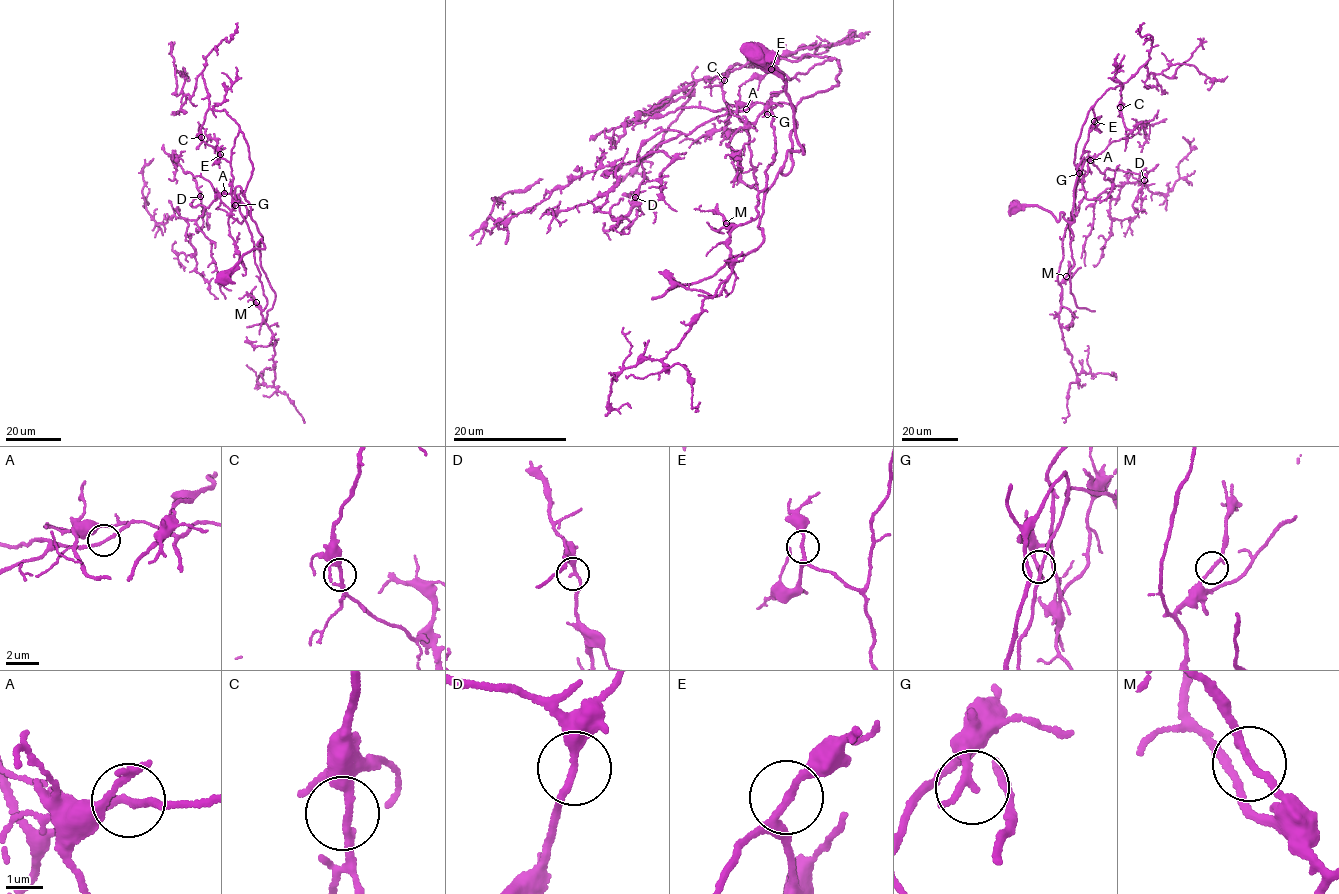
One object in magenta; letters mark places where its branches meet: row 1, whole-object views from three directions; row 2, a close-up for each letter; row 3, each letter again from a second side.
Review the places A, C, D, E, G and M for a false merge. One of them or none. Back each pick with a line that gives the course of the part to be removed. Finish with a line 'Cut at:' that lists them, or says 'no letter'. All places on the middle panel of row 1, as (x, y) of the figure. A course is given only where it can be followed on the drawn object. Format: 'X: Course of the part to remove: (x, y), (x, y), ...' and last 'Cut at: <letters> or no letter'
Cut at: no letter

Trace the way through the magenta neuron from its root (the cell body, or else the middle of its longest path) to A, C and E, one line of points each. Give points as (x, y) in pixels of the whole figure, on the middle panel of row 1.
A: (759, 56), (784, 80), (804, 148), (788, 152), (786, 175), (796, 109), (785, 103), (746, 109)
C: (759, 56), (804, 148), (786, 175), (795, 108), (836, 85), (839, 60), (758, 61), (724, 80)
E: (759, 56), (784, 80), (804, 148), (788, 152), (786, 175), (796, 109), (768, 105), (788, 79), (771, 69)

